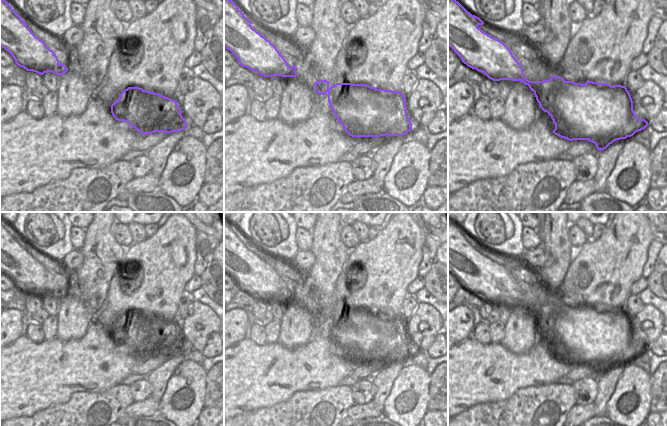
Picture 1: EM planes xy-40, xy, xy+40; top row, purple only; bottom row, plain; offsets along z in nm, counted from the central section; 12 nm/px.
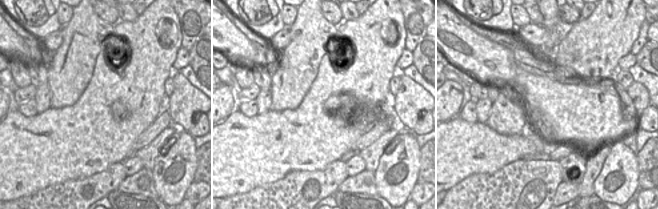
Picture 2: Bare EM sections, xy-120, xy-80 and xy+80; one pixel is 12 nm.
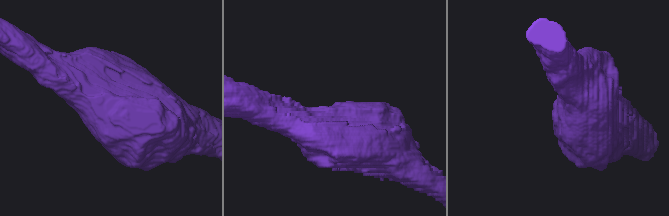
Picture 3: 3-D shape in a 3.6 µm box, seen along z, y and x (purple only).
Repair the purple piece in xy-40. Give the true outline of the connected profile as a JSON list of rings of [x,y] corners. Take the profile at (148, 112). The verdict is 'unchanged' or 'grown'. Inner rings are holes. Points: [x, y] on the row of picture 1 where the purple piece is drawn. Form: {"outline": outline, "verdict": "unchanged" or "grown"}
{"outline": [[[139,87],[125,89],[111,105],[111,113],[142,135],[178,132],[187,126],[176,100]]], "verdict": "unchanged"}

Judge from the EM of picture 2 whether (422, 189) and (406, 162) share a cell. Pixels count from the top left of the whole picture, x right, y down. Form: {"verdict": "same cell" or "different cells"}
{"verdict": "different cells"}

